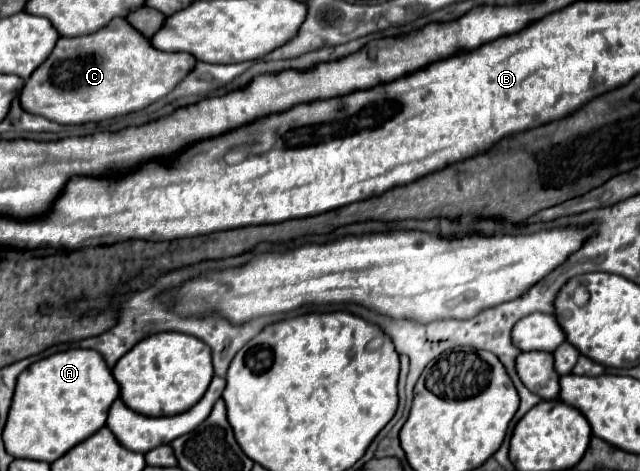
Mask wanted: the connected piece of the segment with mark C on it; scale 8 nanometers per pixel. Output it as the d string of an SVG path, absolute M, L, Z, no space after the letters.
M116 17L106 25L106 29L100 29L92 35L82 37L62 37L58 45L54 47L54 53L30 75L26 81L20 105L34 115L46 117L56 123L66 125L80 125L80 123L98 123L104 119L128 115L134 111L140 111L154 101L166 97L170 91L174 91L176 85L180 85L196 67L196 57L190 53L166 53L152 47L150 39L144 37L140 31L136 31L124 17Z

